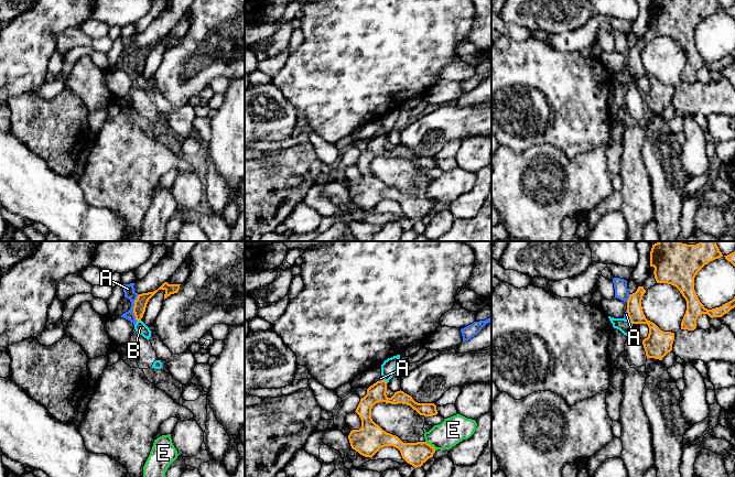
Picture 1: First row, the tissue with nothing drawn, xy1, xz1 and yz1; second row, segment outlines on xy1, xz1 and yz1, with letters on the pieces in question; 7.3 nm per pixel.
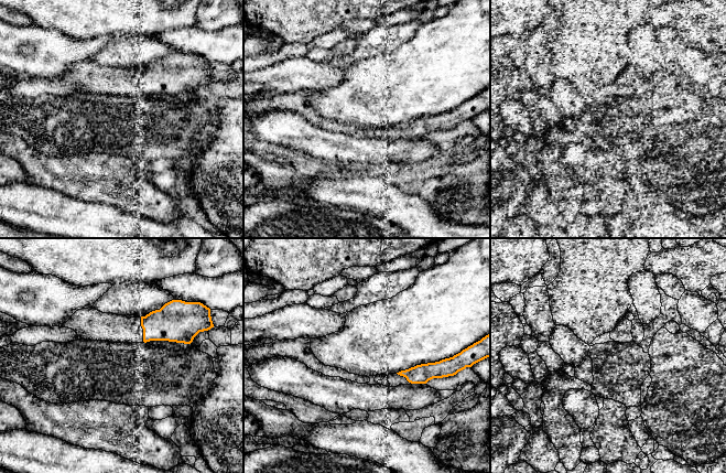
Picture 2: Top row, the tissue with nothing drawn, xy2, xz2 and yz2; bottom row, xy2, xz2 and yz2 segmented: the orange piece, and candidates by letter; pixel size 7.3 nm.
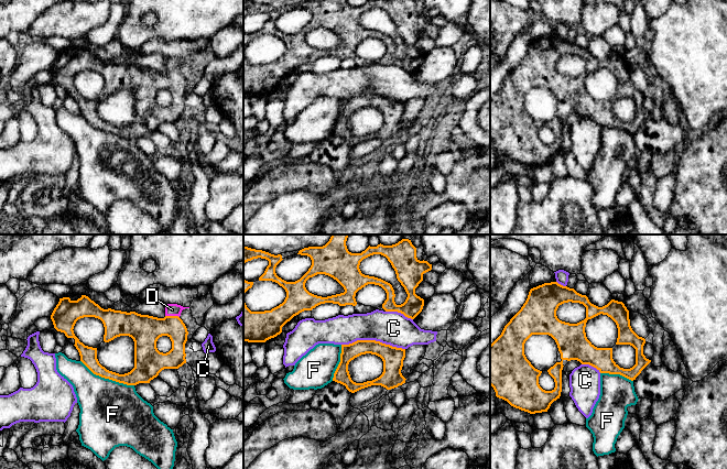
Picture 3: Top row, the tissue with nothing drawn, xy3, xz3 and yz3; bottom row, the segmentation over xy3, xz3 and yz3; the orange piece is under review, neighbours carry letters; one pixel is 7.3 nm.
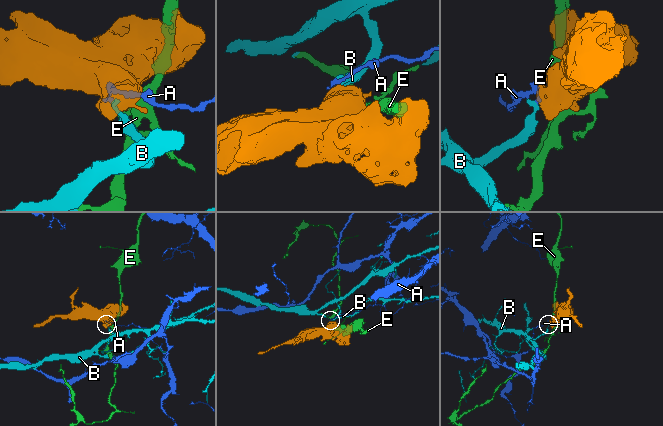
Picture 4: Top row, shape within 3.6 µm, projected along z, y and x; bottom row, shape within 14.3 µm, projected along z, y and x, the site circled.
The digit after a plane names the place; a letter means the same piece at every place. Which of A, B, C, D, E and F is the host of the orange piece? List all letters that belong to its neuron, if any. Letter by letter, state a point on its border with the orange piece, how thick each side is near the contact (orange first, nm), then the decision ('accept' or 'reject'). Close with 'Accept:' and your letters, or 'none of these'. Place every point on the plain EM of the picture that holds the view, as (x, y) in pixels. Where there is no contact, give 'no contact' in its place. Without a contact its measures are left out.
A: meets orange in xy1 at (133, 61); 90 nm thick on the orange side, 80 nm on the other; reject
B: meets orange in xy1 at (138, 73); 90 nm thick on the orange side, 90 nm on the other; reject
C: meets orange in xz3 at (373, 94); 160 nm thick on the orange side, 240 nm on the other; reject
D: meets orange in xy3 at (172, 69); 220 nm thick on the orange side, 100 nm on the other; reject
E: meets orange in xz1 at (430, 198); 170 nm thick on the orange side, 200 nm on the other; reject
F: meets orange in xy3 at (107, 131); 140 nm thick on the orange side, 440 nm on the other; reject
Accept: none of these

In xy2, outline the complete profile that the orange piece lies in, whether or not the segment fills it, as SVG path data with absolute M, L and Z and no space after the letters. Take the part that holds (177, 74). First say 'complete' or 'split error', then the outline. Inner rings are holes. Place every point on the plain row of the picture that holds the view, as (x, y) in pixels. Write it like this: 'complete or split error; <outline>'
split error; M172 53L145 69L130 71L88 61L76 64L59 80L74 83L87 94L147 96L169 94L191 97L194 90L214 80L210 62L201 55Z

